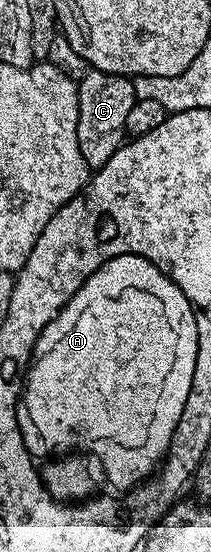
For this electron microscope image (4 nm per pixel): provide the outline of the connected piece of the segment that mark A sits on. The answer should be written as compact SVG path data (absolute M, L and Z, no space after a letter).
M132 253L118 255L118 257L120 261L110 259L102 263L100 269L94 271L94 275L90 275L90 279L82 283L82 287L78 287L78 291L68 300L66 307L62 307L59 315L40 333L40 338L36 340L36 347L32 350L22 386L22 412L18 416L18 427L24 445L33 458L59 459L79 453L93 453L104 468L105 479L114 488L120 489L116 491L132 491L157 472L158 466L164 460L164 454L168 452L168 444L172 442L174 427L178 427L178 419L182 419L182 407L186 407L186 399L190 395L195 361L192 357L184 357L184 353L180 353L184 345L176 341L176 317L172 317L172 301L156 301L156 285L148 289L148 285L144 285L144 281L140 281L140 277L132 273Z

